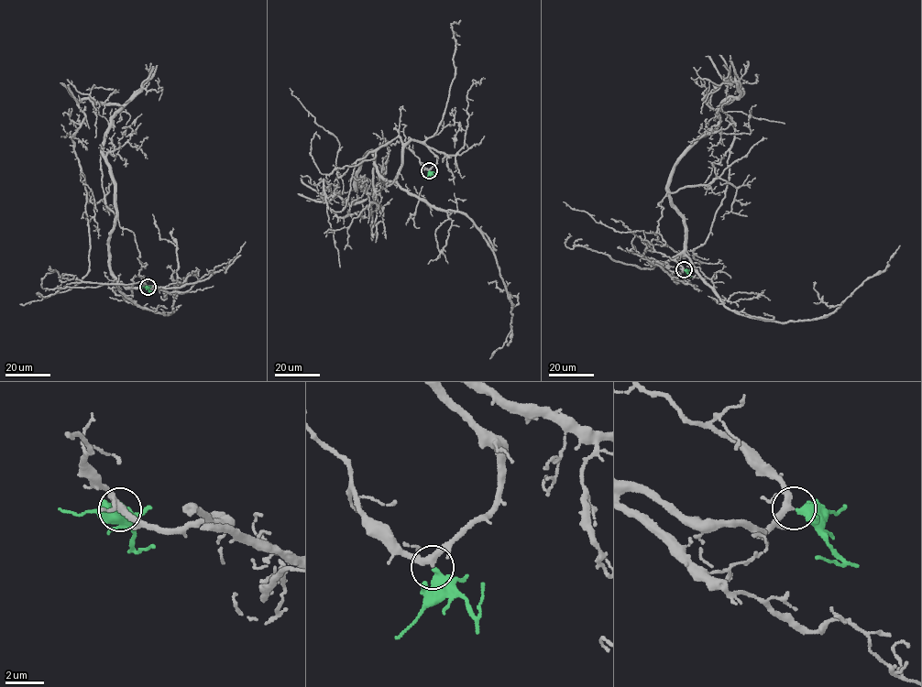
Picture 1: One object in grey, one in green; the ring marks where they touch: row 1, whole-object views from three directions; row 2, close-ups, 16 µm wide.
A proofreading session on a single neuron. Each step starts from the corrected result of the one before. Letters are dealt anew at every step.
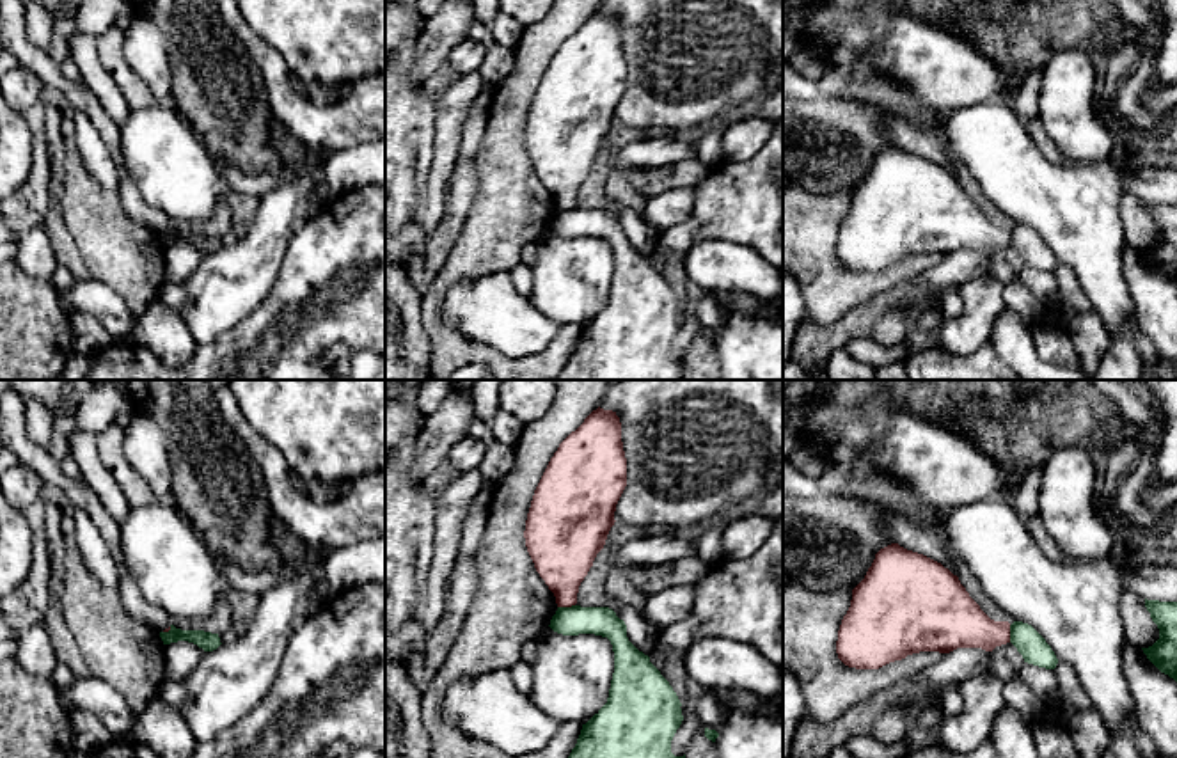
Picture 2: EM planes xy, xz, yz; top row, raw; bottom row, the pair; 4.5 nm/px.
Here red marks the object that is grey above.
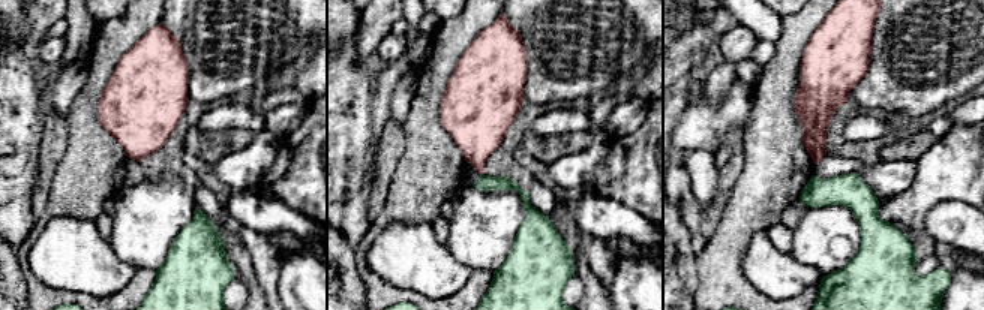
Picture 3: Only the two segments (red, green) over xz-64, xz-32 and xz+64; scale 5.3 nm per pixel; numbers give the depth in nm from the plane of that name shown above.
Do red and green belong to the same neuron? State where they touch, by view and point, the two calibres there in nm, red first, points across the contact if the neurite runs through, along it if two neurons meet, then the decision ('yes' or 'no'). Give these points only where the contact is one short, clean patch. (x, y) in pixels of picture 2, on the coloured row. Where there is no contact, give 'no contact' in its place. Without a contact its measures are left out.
xz (565, 606) | 280/130 nm | along xz (574, 604), (558, 607) | no

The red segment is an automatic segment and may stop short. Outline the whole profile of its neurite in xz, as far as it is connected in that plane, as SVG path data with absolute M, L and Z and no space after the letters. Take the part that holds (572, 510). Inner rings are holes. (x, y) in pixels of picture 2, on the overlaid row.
M596 408L572 431L550 458L531 501L525 547L557 607L577 604L579 586L614 525L616 504L627 486L627 458L616 412Z

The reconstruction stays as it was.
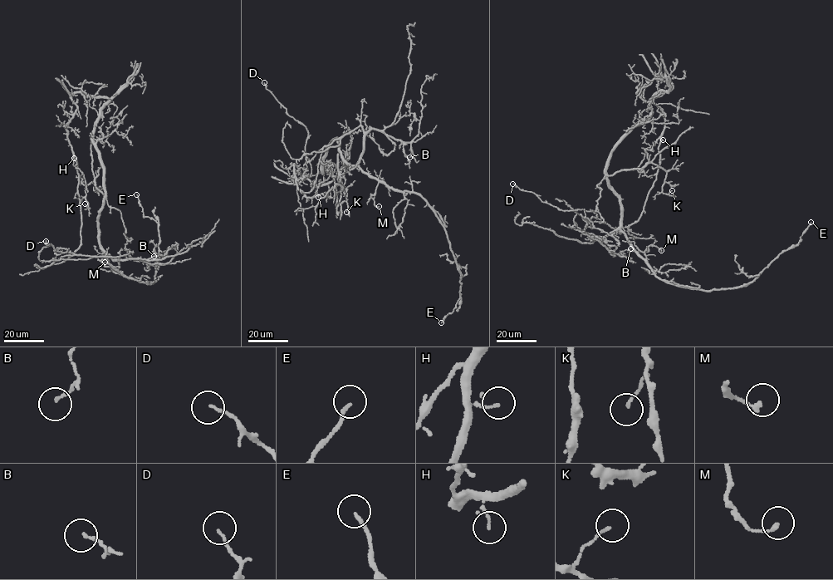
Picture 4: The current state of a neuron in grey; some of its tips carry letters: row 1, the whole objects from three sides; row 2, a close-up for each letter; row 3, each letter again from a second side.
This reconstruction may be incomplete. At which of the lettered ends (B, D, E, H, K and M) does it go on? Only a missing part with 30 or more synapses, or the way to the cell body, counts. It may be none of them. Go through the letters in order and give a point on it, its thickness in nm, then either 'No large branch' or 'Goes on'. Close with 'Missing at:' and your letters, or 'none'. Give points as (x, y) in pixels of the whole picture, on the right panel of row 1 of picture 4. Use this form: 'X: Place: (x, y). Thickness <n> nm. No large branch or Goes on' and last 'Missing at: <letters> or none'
B: Place: (630, 248). Thickness 130 nm. No large branch
D: Place: (512, 184). Thickness 90 nm. No large branch
E: Place: (810, 222). Thickness 150 nm. No large branch
H: Place: (663, 140). Thickness 80 nm. No large branch
K: Place: (672, 190). Thickness 100 nm. No large branch
M: Place: (661, 250). Thickness 170 nm. No large branch
Missing at: none

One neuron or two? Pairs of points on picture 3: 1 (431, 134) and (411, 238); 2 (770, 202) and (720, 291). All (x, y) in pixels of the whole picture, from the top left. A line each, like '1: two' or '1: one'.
1: two
2: one

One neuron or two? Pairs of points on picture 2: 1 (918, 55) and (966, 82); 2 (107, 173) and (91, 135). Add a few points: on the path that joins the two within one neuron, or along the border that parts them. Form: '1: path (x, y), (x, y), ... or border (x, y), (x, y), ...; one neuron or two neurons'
1: path (931, 61), (954, 73); one neuron
2: path (100, 164), (91, 144); one neuron

